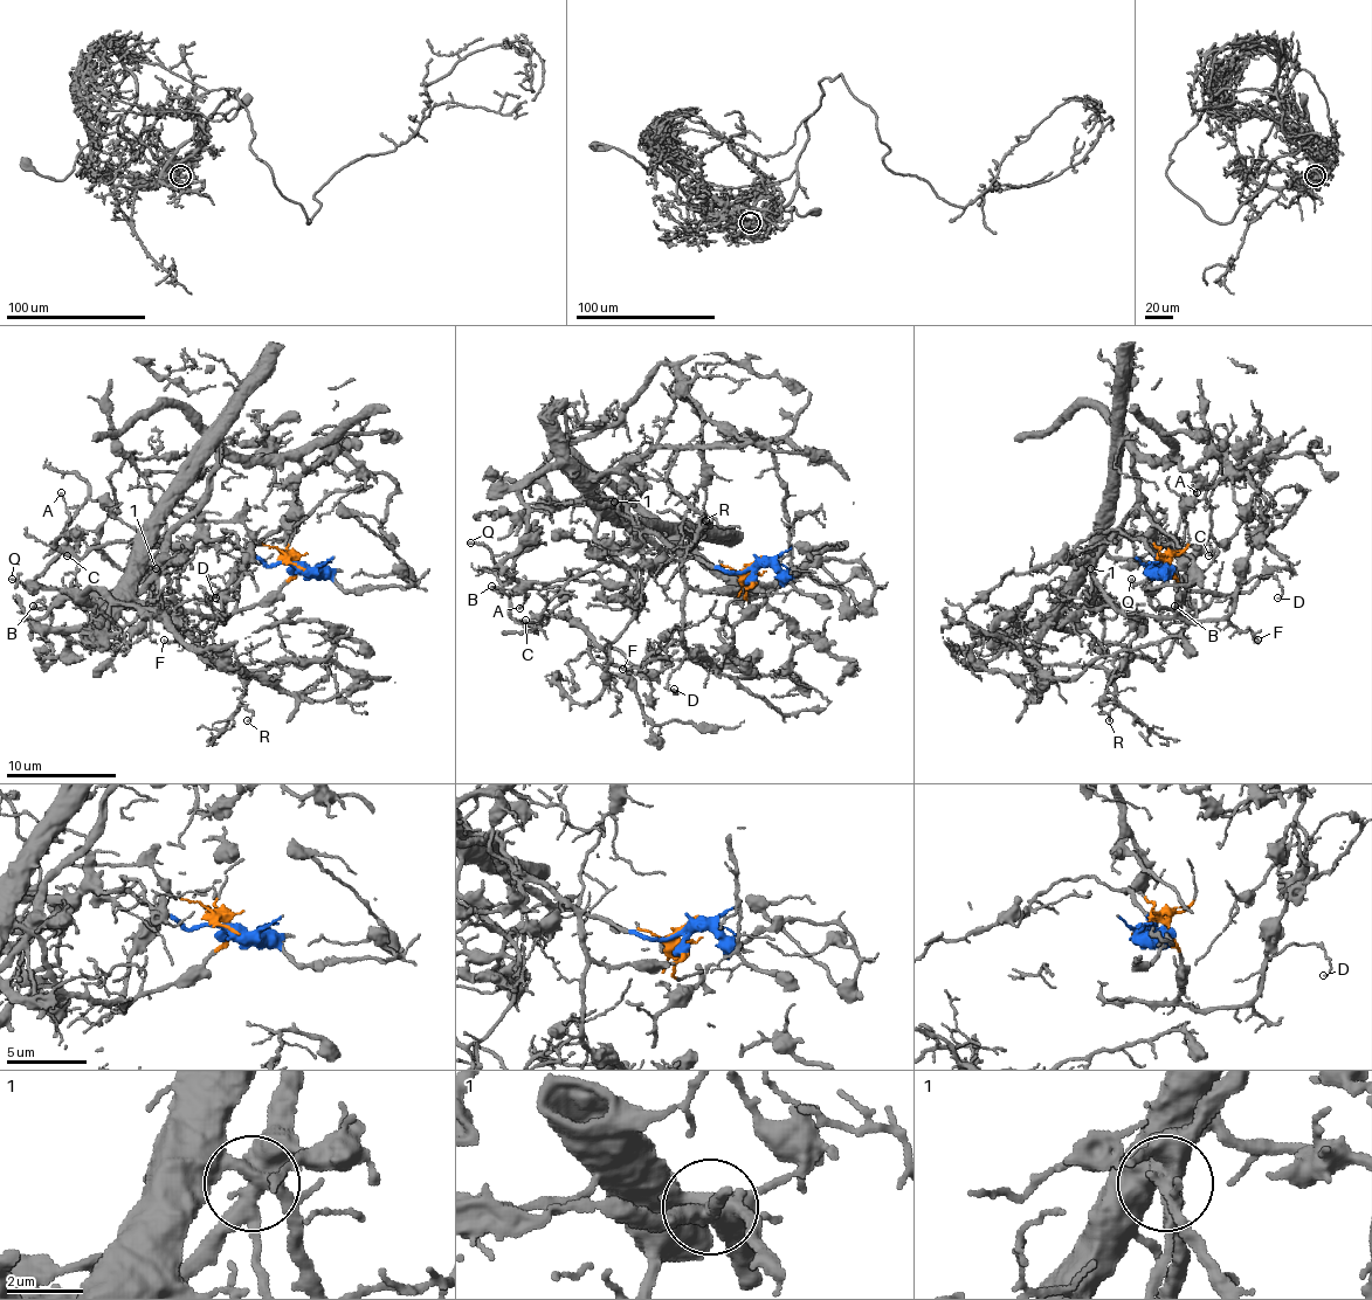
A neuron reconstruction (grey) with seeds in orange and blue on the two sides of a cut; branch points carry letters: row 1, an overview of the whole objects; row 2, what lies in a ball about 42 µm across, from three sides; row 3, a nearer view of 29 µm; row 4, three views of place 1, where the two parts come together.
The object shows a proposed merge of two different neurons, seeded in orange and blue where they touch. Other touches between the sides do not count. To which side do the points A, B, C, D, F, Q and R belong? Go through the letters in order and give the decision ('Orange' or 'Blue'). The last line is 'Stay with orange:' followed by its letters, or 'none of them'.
A: Blue
B: Orange
C: Blue
D: Orange
F: Orange
Q: Blue
R: Orange
Stay with orange: B, D, F, R

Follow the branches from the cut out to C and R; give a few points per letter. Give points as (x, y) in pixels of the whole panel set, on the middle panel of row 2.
C: (755, 564), (721, 572), (682, 552), (663, 552), (621, 582), (519, 586), (511, 594), (511, 616), (524, 619)
R: (755, 564), (746, 588), (696, 590), (682, 558), (594, 483), (671, 448), (668, 483), (702, 527), (704, 519)

